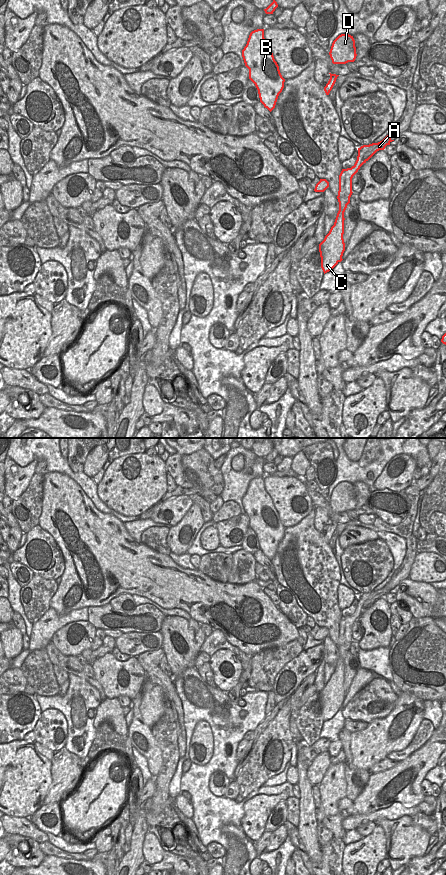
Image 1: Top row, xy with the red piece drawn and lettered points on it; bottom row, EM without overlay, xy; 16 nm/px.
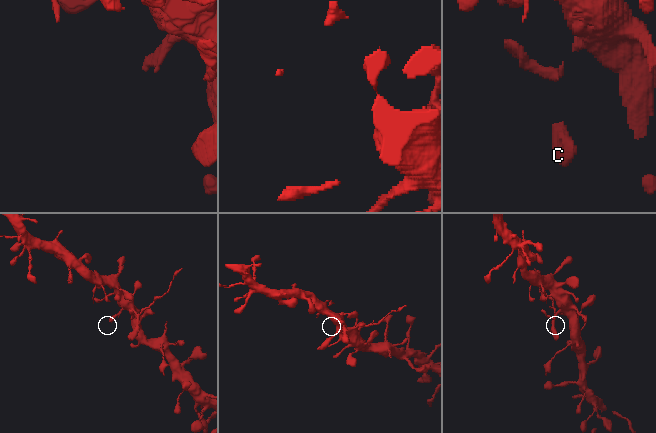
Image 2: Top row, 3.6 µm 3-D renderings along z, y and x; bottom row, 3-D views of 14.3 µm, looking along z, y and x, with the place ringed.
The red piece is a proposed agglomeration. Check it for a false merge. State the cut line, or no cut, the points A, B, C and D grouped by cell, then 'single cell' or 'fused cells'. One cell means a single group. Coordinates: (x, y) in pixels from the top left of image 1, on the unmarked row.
cut in xy along (352, 614), (357, 619); A / B C D; fused cells

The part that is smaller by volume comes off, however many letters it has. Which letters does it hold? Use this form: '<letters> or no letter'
A

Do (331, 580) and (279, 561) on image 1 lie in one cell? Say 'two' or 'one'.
one

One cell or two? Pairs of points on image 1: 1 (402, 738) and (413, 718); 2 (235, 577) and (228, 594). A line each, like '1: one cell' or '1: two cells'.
1: one cell
2: two cells

